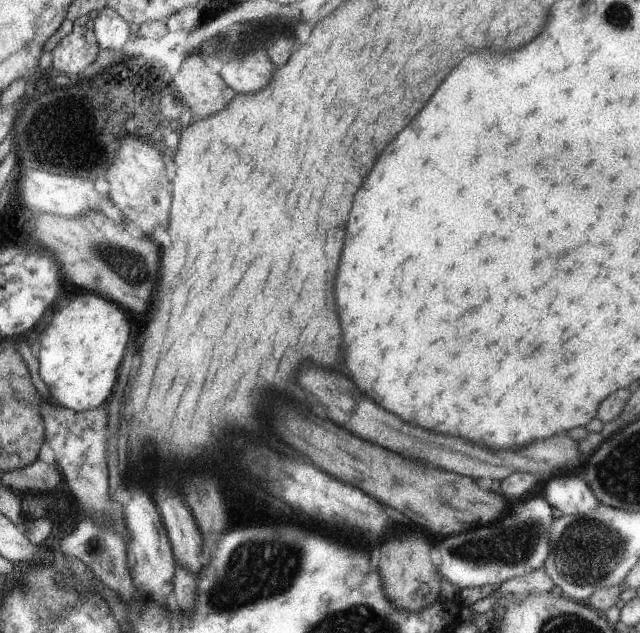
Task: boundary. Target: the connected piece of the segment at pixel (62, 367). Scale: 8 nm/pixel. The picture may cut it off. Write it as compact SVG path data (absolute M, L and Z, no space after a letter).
M98 293L82 294L64 302L44 332L38 358L39 375L48 387L49 401L75 412L106 402L116 384L116 370L130 340L128 314L116 302Z

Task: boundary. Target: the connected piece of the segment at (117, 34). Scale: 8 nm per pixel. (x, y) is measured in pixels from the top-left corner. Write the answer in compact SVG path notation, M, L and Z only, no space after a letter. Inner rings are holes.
M112 8L100 10L94 22L99 49L120 51L123 50L124 44L132 38L130 25Z

